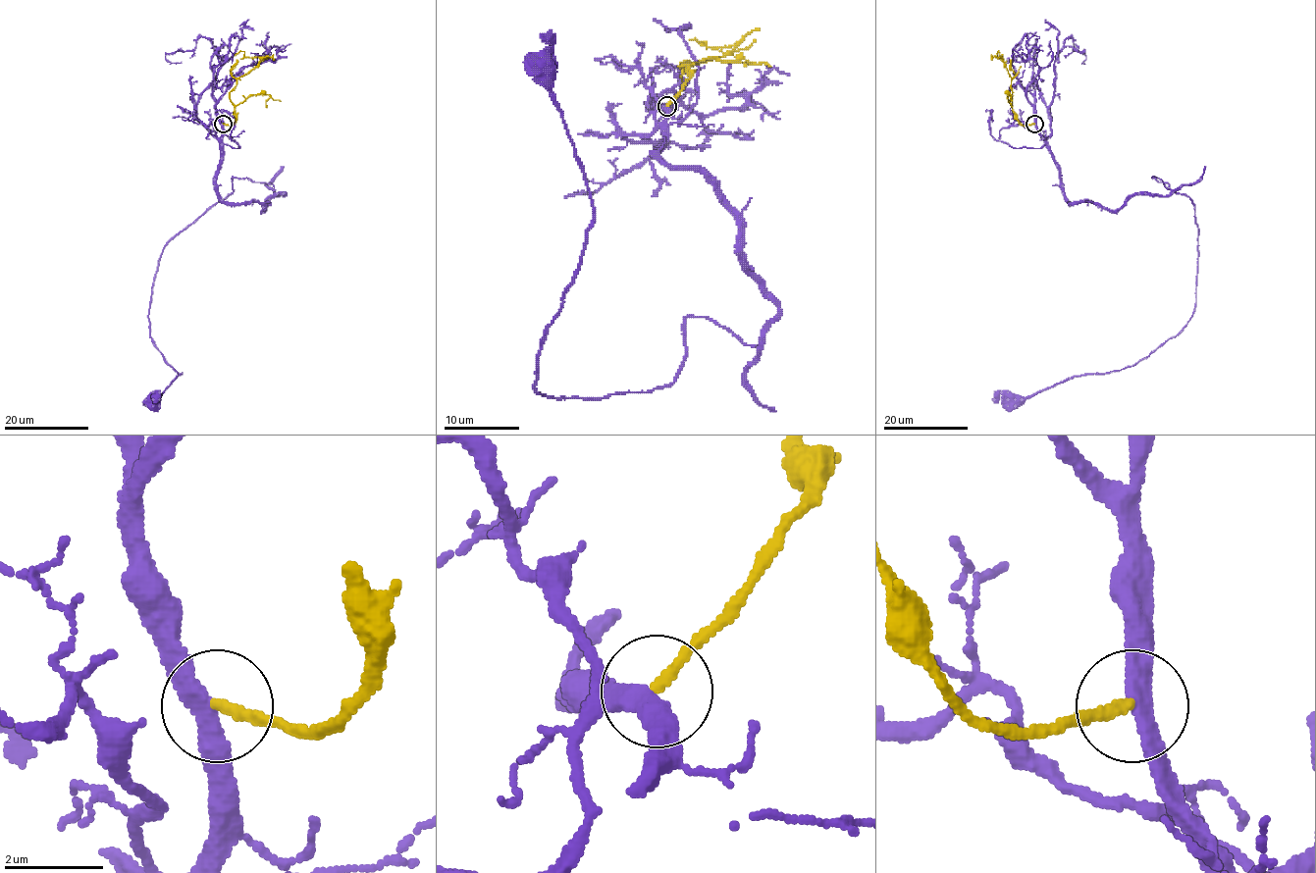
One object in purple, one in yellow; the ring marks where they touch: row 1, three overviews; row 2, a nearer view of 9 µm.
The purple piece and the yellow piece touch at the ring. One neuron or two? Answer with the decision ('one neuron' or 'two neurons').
two neurons

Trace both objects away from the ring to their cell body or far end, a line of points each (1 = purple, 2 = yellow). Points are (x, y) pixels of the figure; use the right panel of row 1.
1: (1034, 123), (1069, 203), (1167, 196), (1153, 177), (1190, 199), (1196, 302), (1131, 366), (1011, 402)
2: (1034, 123), (1023, 125), (1019, 121), (1012, 108), (1011, 77), (998, 51), (997, 55)

